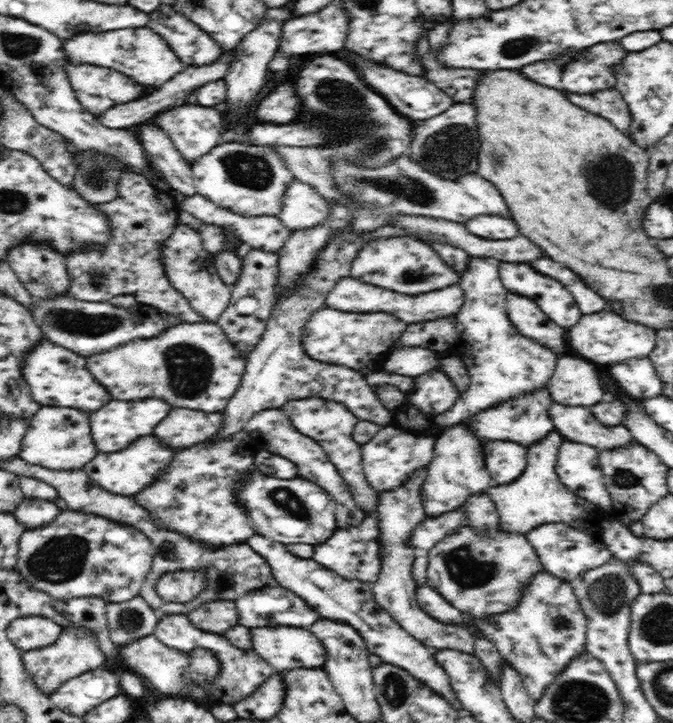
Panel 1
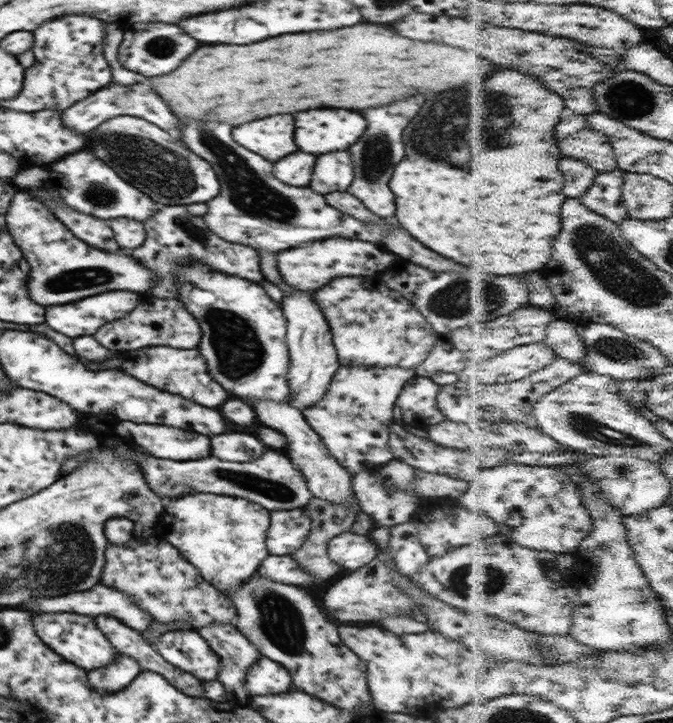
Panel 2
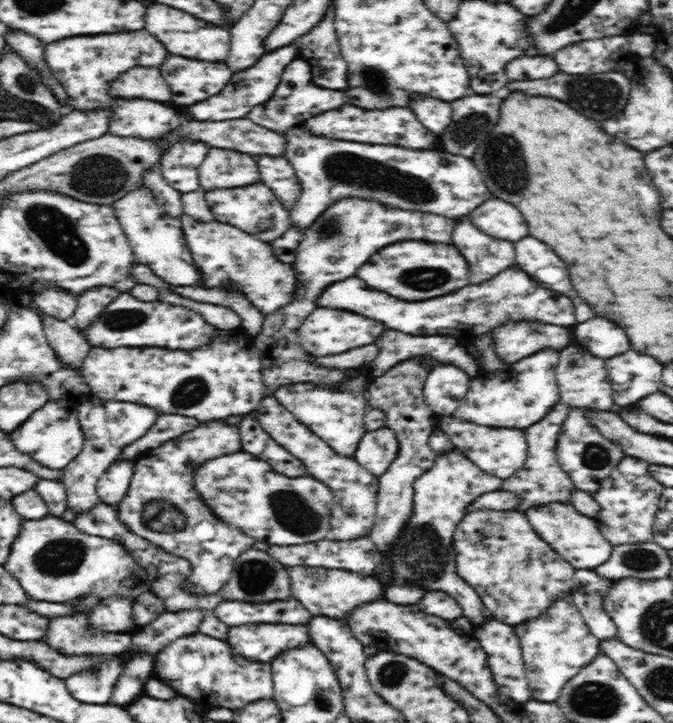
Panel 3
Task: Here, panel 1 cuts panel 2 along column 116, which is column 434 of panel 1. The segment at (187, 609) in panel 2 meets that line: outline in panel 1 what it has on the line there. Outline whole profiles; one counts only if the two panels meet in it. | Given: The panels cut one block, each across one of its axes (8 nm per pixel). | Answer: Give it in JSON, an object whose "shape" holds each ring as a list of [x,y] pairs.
{"shape":[[[469,526],[446,535],[427,553],[425,584],[439,592],[463,614],[474,618],[508,612],[521,600],[523,586],[543,566],[524,534],[496,530],[486,536]]]}

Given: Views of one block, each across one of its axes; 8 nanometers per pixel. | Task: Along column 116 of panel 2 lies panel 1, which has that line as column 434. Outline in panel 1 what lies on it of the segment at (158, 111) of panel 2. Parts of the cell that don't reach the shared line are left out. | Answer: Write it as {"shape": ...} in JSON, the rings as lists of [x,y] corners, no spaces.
{"shape":[[[340,49],[335,52],[336,56],[346,60],[356,71],[361,75],[361,78],[370,84],[378,94],[384,94],[384,98],[390,102],[390,106],[406,116],[406,118],[412,118],[412,120],[426,120],[426,118],[432,118],[432,116],[438,116],[440,112],[448,110],[454,100],[444,94],[440,88],[436,88],[432,82],[426,82],[424,78],[420,76],[410,76],[404,72],[396,72],[392,70],[392,67],[388,67],[388,64],[372,64],[372,60],[364,59],[362,55],[354,55],[348,49]]]}

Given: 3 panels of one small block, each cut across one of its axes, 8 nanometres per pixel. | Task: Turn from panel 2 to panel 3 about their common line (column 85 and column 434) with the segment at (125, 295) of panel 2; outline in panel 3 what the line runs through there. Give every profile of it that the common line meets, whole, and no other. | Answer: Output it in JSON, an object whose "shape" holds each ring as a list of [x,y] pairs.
{"shape":[[[508,268],[500,274],[496,274],[492,280],[466,286],[460,292],[454,292],[450,296],[440,296],[434,300],[422,300],[422,302],[406,302],[396,300],[388,294],[382,294],[374,288],[368,288],[360,278],[348,278],[340,280],[336,284],[330,284],[324,288],[322,296],[316,297],[316,304],[324,308],[338,308],[338,310],[350,310],[368,318],[374,318],[388,328],[414,334],[414,336],[460,336],[460,332],[468,332],[474,336],[482,336],[490,333],[507,323],[520,323],[524,320],[544,322],[544,324],[556,324],[556,326],[568,327],[576,324],[574,318],[574,304],[570,298],[546,290],[538,286],[526,272],[518,268]]]}

